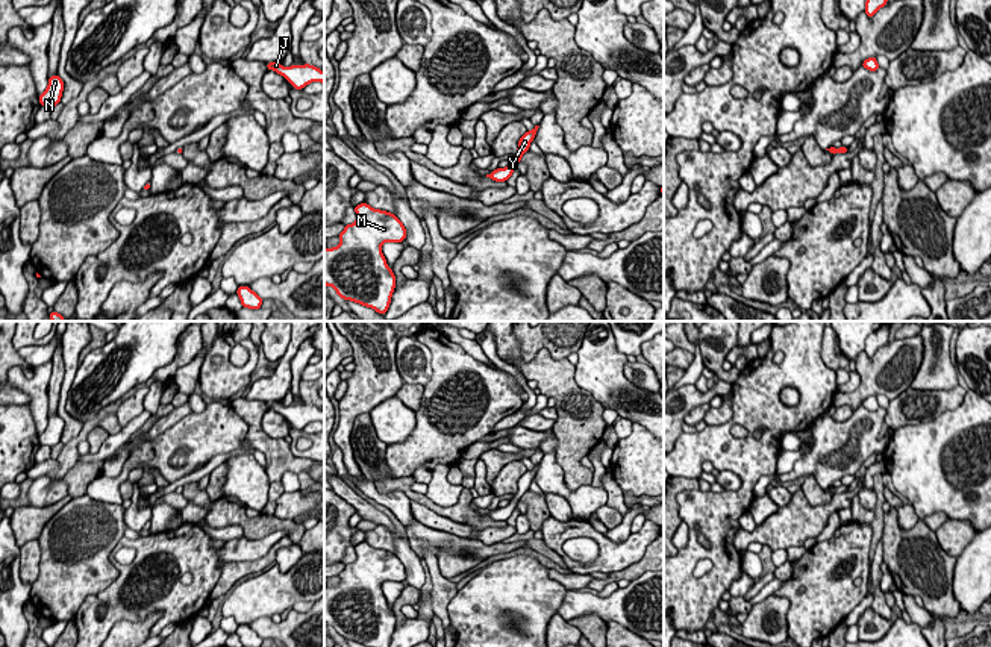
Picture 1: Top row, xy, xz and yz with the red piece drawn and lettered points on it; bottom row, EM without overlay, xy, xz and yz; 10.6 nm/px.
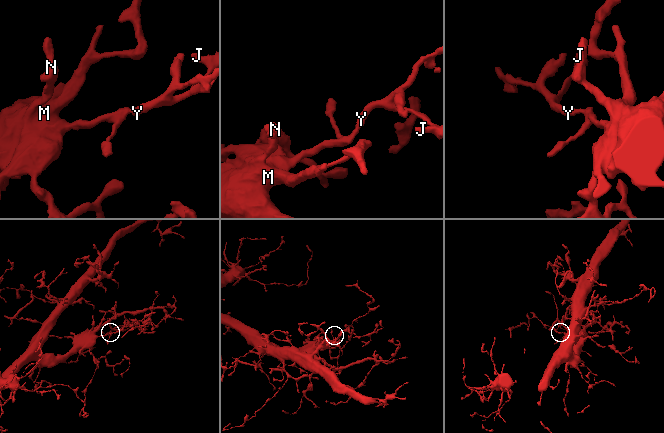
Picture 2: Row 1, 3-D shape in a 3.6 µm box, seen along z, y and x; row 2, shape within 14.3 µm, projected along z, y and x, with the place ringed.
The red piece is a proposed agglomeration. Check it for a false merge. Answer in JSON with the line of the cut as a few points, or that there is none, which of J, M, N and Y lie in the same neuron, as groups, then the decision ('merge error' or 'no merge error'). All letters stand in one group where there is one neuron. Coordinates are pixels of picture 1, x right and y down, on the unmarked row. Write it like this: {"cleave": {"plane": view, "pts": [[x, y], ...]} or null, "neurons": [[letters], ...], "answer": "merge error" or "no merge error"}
{"cleave": null, "neurons": [["J", "M", "N", "Y"]], "answer": "no merge error"}

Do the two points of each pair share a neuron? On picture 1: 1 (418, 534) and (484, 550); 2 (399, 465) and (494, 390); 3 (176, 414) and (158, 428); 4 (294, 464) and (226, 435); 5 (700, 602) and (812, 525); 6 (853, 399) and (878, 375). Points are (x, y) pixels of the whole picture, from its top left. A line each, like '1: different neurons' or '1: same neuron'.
1: same neuron
2: same neuron
3: same neuron
4: different neurons
5: different neurons
6: same neuron

